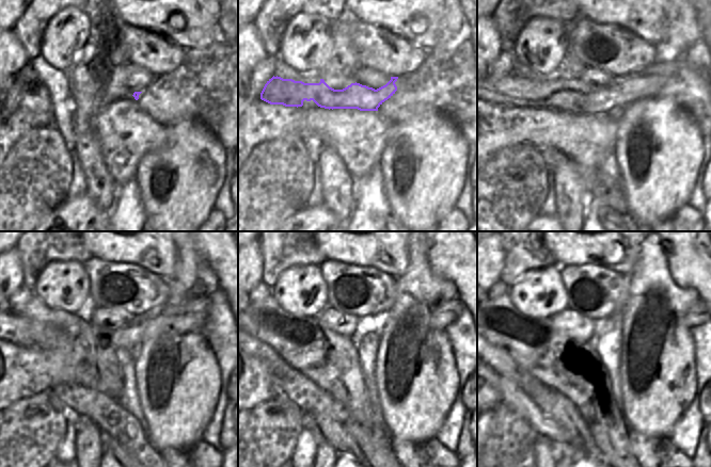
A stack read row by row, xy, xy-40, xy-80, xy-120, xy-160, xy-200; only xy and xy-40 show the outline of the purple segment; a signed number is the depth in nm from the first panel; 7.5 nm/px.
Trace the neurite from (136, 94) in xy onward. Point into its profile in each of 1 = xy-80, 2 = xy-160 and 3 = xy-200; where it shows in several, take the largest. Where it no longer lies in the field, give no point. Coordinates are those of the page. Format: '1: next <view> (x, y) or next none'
1: next xy-80 (570, 93)
2: next xy-160 (443, 315)
3: next xy-200 (694, 317)

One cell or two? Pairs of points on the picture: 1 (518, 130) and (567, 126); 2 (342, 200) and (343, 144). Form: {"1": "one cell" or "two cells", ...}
{"1": "one cell", "2": "two cells"}

